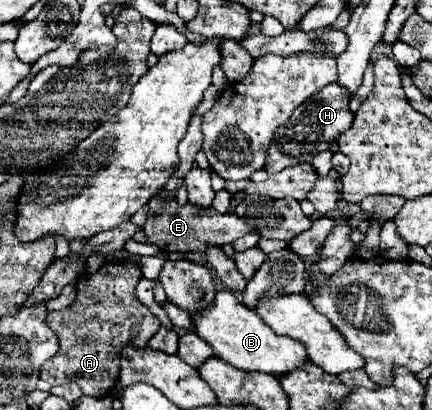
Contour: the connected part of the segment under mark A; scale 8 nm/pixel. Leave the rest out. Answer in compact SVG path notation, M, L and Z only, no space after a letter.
M114 261L103 264L97 272L83 272L77 280L77 298L61 312L47 314L47 326L59 336L59 354L45 362L41 380L51 386L77 382L83 394L109 394L119 376L119 354L123 344L147 346L161 322L135 296L135 286L141 280L141 270L131 262Z

